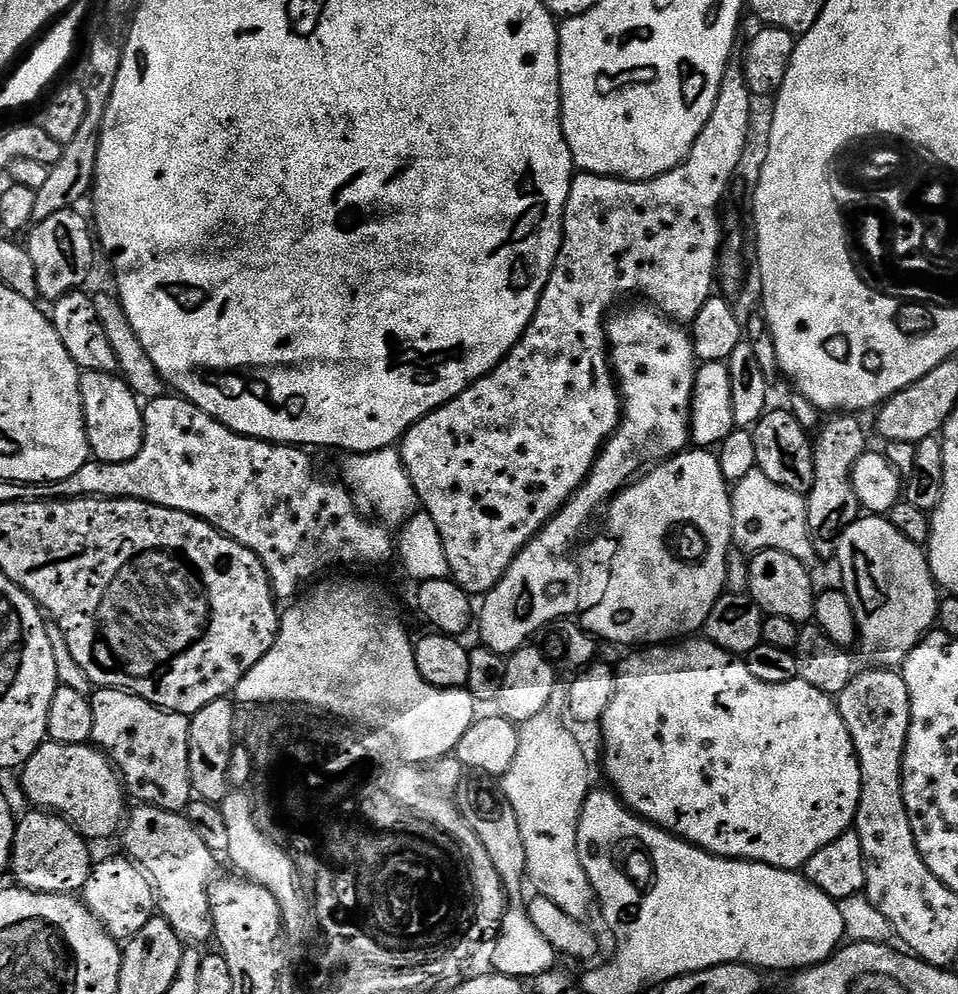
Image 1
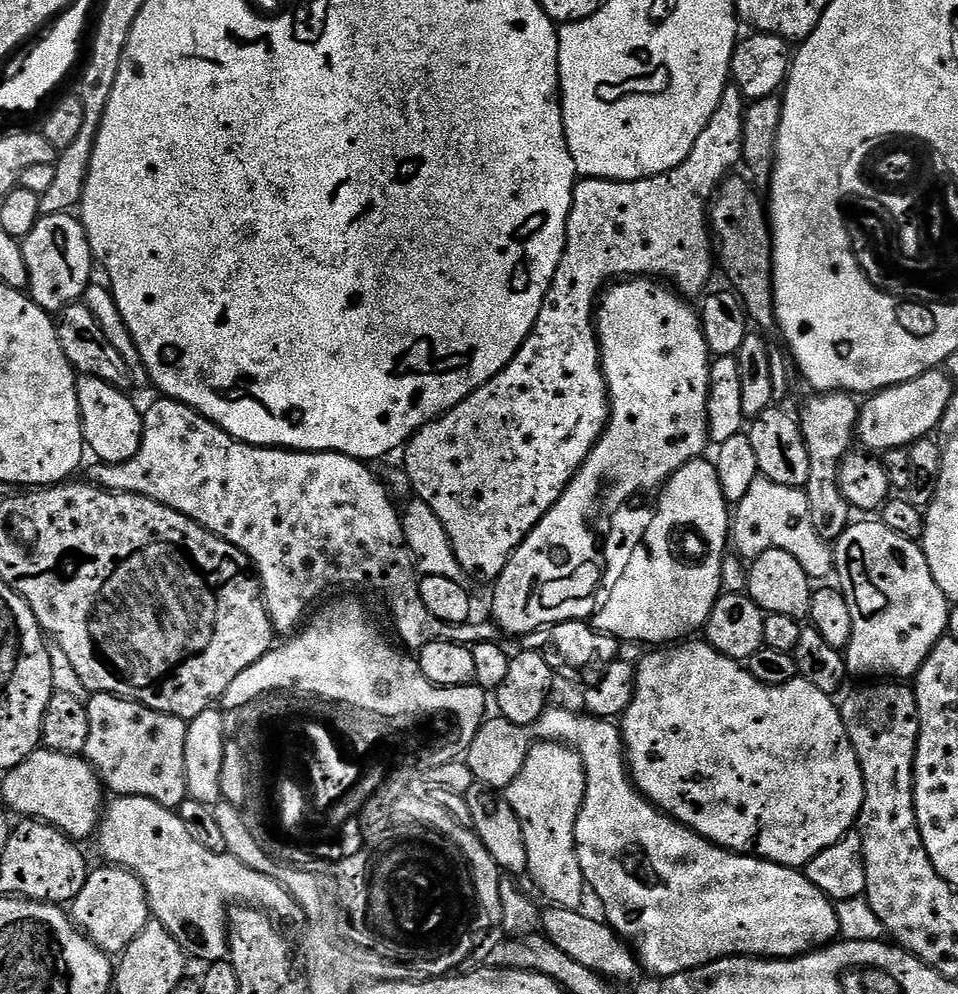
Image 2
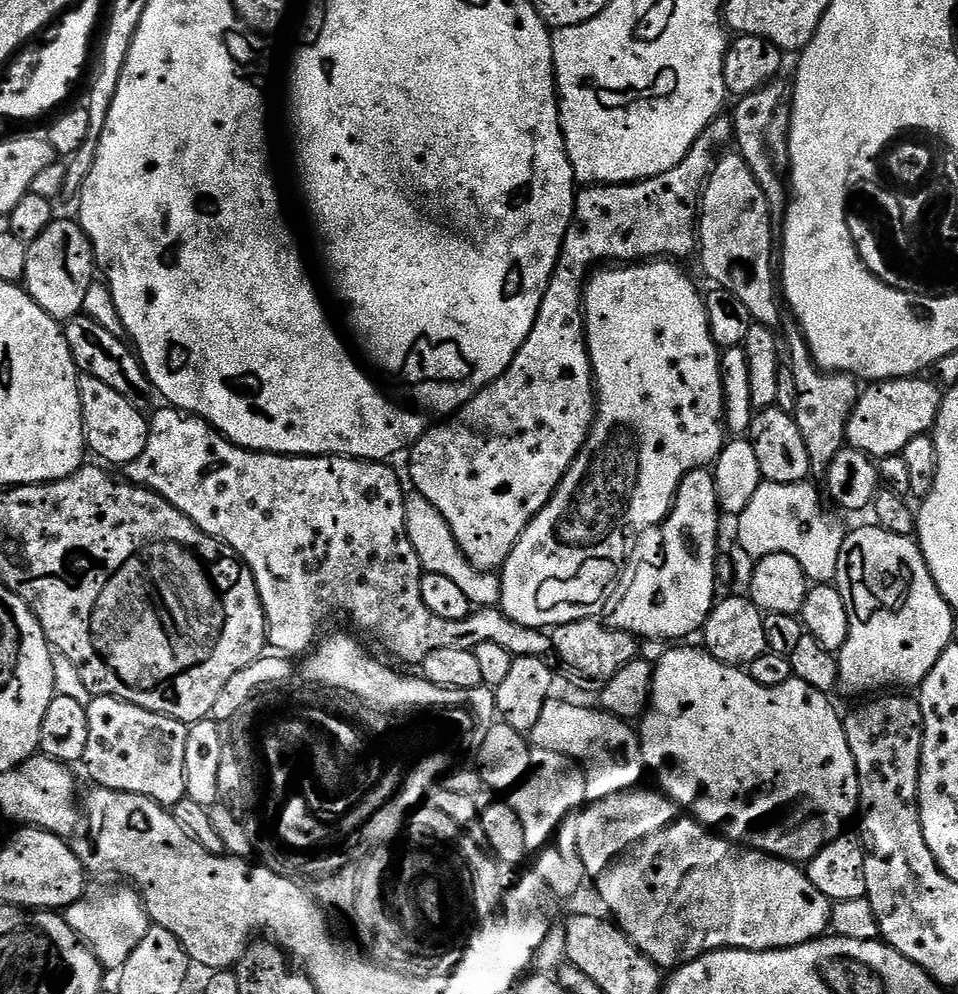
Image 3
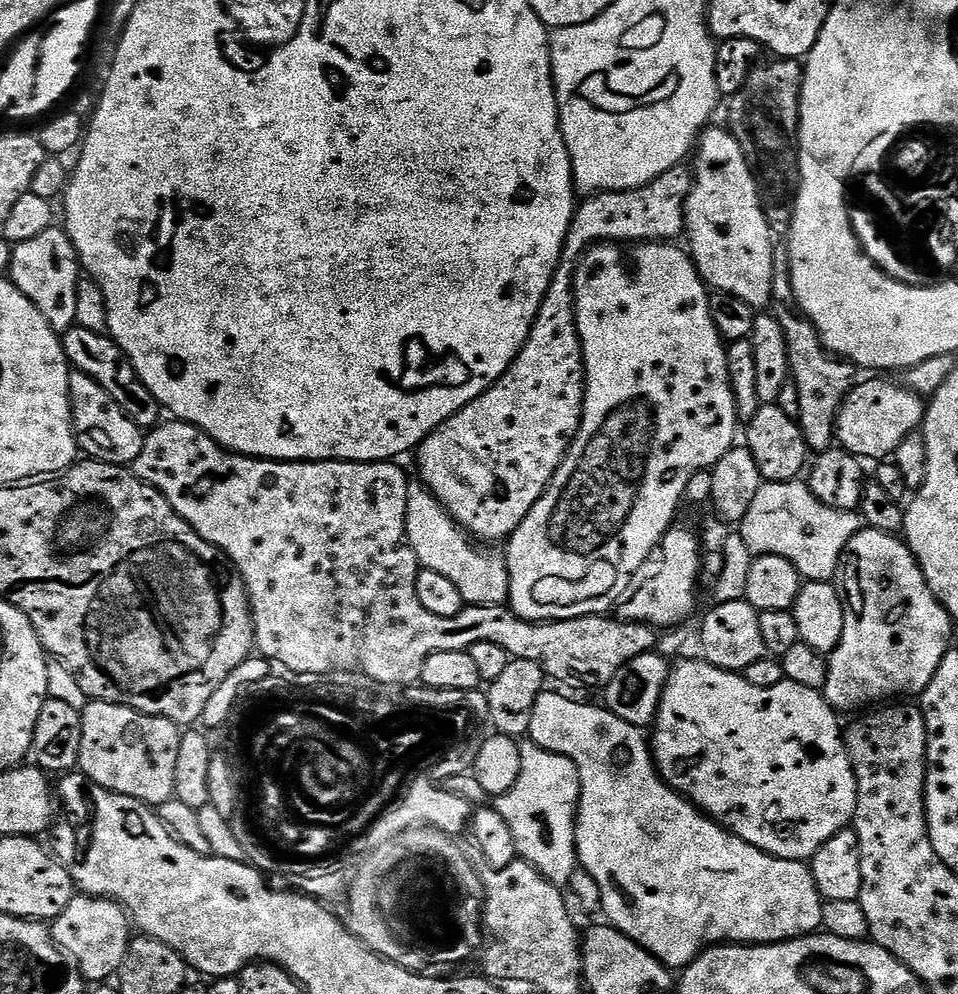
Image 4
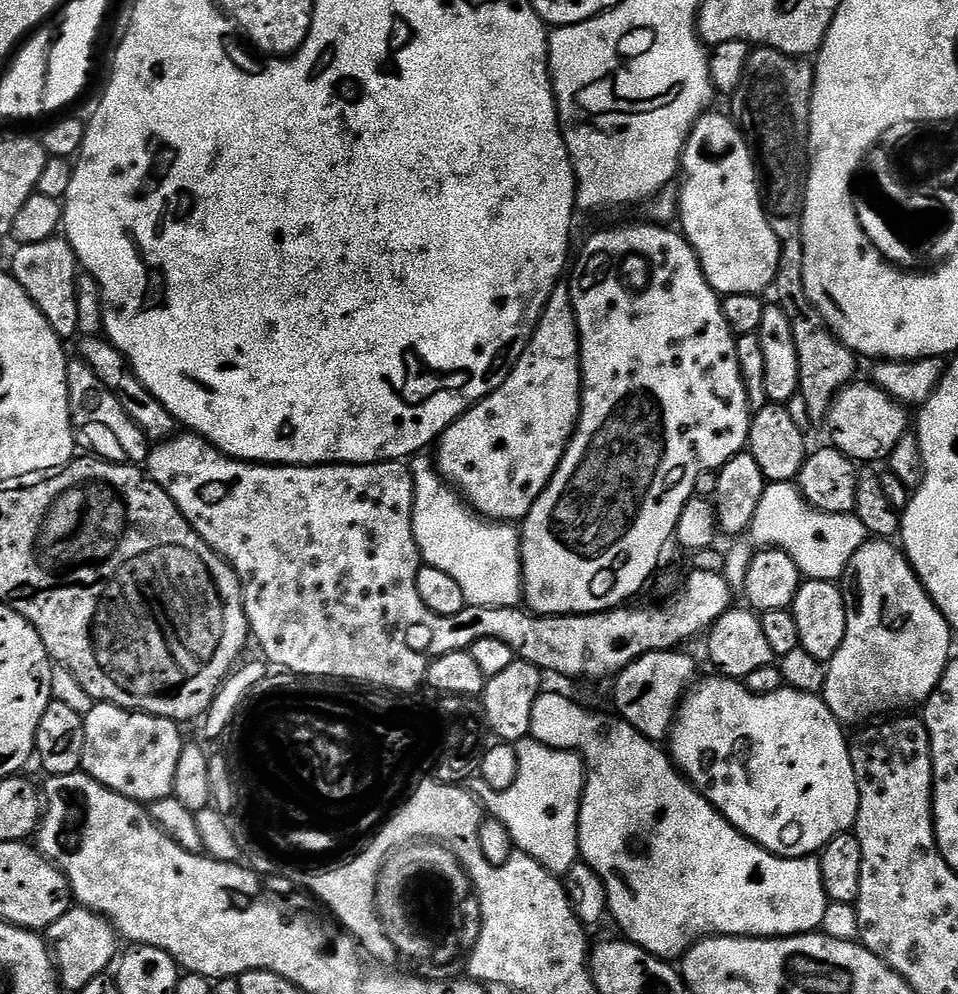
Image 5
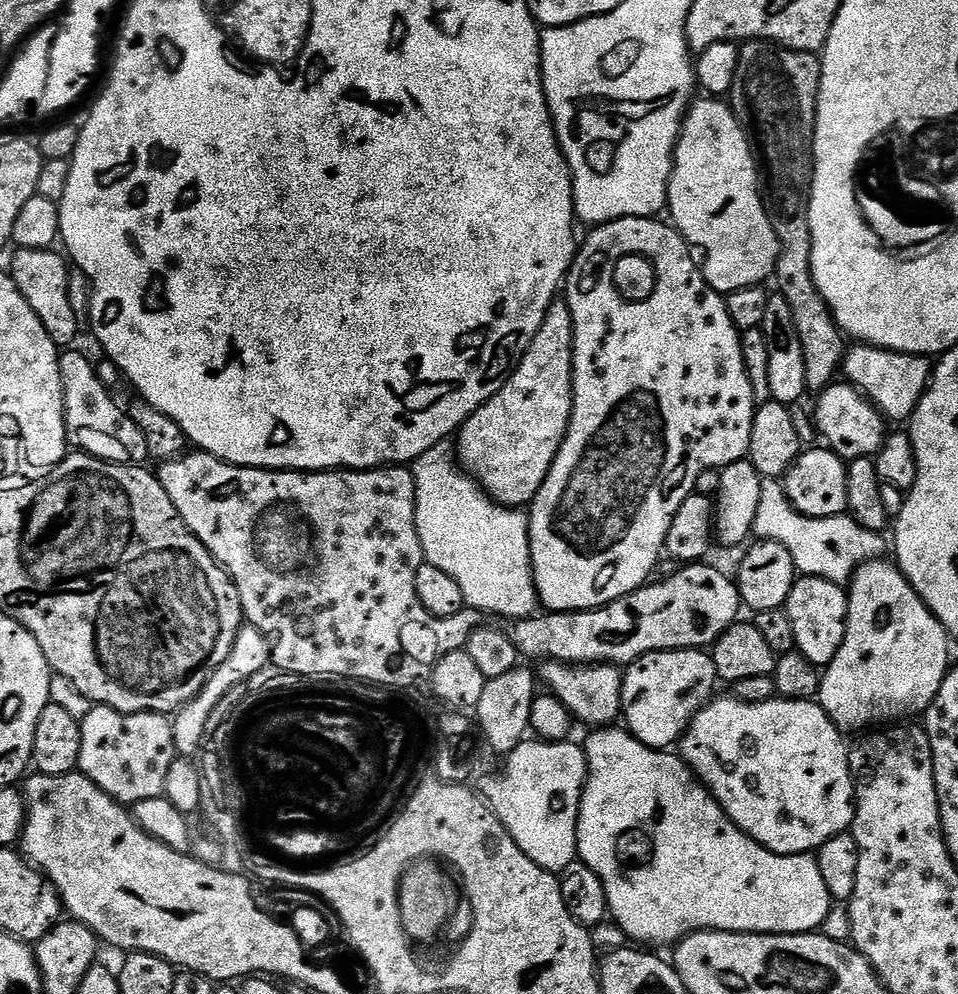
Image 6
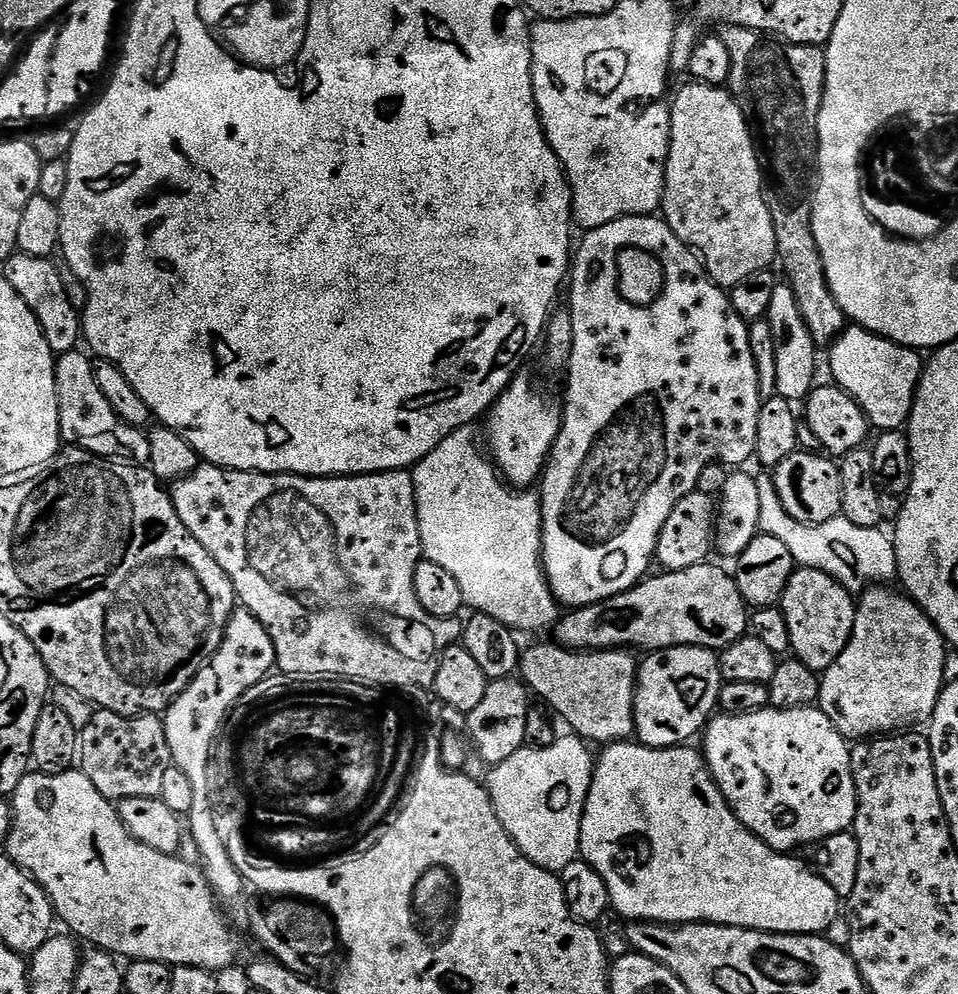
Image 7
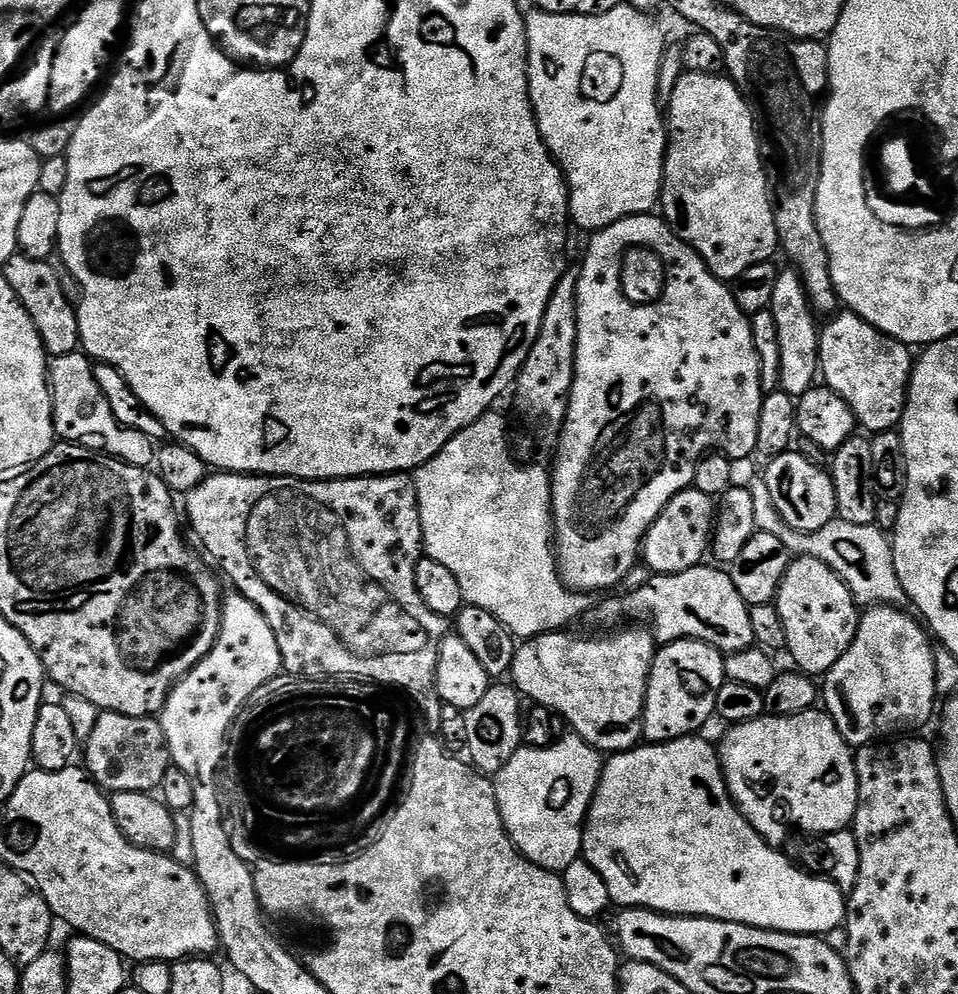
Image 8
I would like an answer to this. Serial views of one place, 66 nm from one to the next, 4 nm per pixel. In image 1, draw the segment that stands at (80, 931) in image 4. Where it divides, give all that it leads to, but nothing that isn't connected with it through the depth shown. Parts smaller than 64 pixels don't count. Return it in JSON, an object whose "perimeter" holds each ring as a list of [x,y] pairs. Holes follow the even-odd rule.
{"perimeter":[[[127,855],[112,856],[109,860],[93,863],[92,873],[86,882],[82,899],[90,911],[102,922],[102,926],[117,942],[127,942],[132,939],[146,922],[157,915],[158,901],[156,890],[152,887],[143,868],[129,860]]]}

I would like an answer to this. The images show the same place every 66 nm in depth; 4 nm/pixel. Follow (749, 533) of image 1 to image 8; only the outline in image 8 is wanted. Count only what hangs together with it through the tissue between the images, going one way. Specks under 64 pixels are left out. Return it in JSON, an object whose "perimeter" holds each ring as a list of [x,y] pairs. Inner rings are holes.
{"perimeter":[[[757,474],[752,481],[747,481],[746,487],[754,498],[754,522],[757,529],[766,534],[774,534],[774,538],[782,541],[788,551],[796,556],[809,556],[826,562],[826,566],[830,566],[830,570],[837,572],[842,582],[846,582],[857,605],[900,606],[905,603],[902,582],[898,582],[898,574],[894,570],[889,537],[879,528],[870,524],[854,526],[837,518],[817,532],[799,532],[778,514],[774,498],[770,498],[770,486],[766,486],[763,475]]]}

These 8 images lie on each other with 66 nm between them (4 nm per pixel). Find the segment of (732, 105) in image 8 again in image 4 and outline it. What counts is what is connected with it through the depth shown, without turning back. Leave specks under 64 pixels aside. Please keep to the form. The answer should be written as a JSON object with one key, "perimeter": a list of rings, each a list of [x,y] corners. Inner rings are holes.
{"perimeter":[[[708,126],[701,131],[699,141],[694,149],[696,168],[688,199],[684,202],[684,223],[686,237],[692,243],[690,255],[700,271],[700,279],[709,289],[734,294],[734,298],[742,298],[754,310],[764,310],[772,302],[772,240],[774,233],[764,213],[764,205],[760,203],[761,189],[753,173],[752,167],[742,154],[742,146],[727,127],[712,128]]]}

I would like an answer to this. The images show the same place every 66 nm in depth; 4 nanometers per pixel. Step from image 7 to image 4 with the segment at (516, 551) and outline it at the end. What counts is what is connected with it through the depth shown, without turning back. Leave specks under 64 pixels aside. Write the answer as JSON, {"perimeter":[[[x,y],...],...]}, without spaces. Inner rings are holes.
{"perimeter":[[[423,483],[408,486],[406,530],[414,554],[420,559],[421,569],[429,568],[450,578],[462,593],[465,605],[508,604],[508,561],[503,555],[491,552],[491,547],[477,546],[467,532],[448,515],[429,488]]]}

